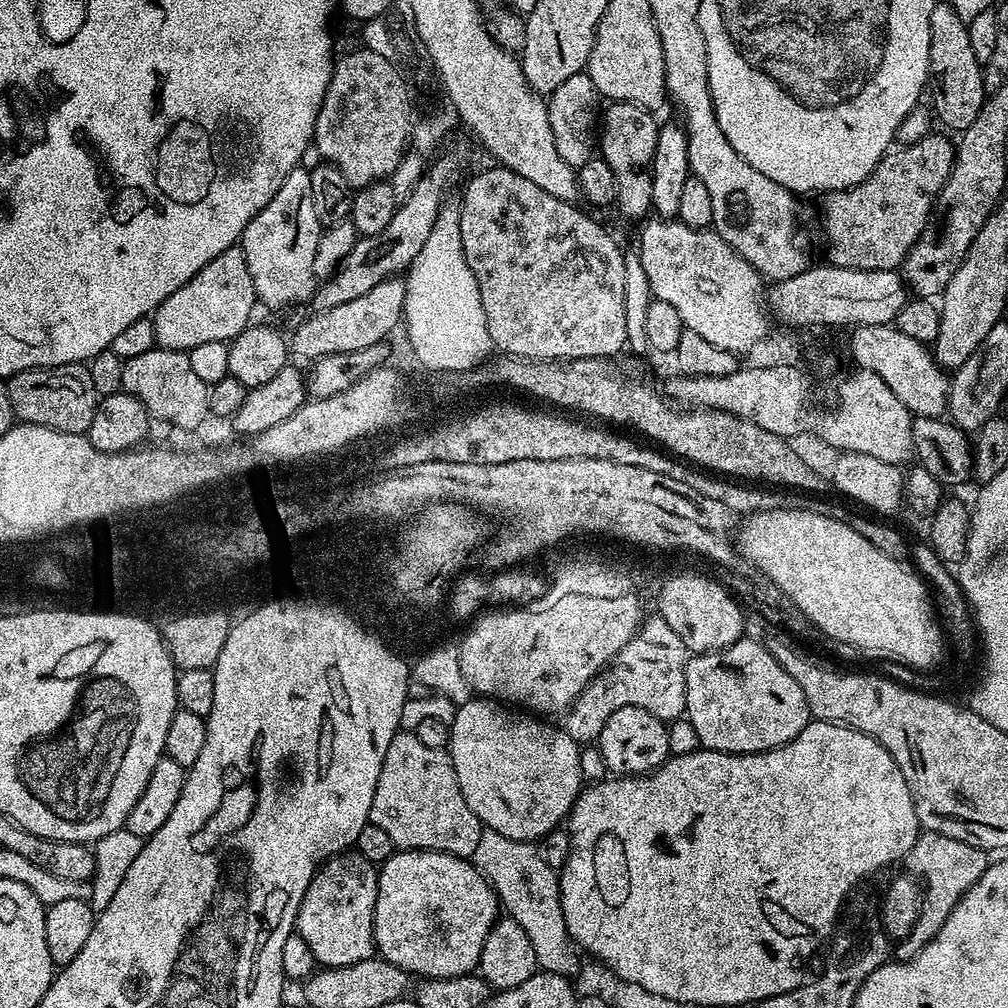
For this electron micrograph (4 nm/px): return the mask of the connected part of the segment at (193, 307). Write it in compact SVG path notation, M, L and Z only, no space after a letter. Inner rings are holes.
M233 246L214 258L186 286L174 290L156 307L151 317L156 331L156 343L161 348L188 353L202 342L230 342L253 319L252 307L257 307L254 282L246 266L244 249Z

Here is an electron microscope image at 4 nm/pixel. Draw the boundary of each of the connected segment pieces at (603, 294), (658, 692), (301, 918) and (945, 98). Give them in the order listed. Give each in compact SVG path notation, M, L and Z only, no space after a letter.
M491 166L480 172L464 188L464 201L459 201L458 215L462 226L462 250L466 254L466 262L470 270L474 270L474 278L478 282L478 294L482 294L482 310L486 310L486 326L490 330L493 345L501 353L509 356L525 356L531 360L577 360L578 358L616 358L626 348L626 313L622 303L622 294L626 290L626 266L624 265L625 249L616 245L616 240L602 228L592 217L587 216L575 203L554 198L554 194L546 194L534 182L522 178L522 174L514 174L509 168Z
M645 619L634 638L630 638L630 642L618 650L611 664L587 684L572 707L563 713L564 732L581 746L591 745L599 741L606 718L610 718L614 710L622 710L622 706L642 706L642 710L650 710L654 718L665 722L681 719L686 712L684 668L689 659L690 653L682 638L678 638L678 634L674 634L664 620Z
M349 850L341 852L339 856L332 856L320 869L314 874L314 878L310 882L310 886L306 886L306 894L302 898L302 902L298 906L298 914L296 915L295 931L304 939L306 946L310 946L310 954L316 959L317 965L326 968L341 968L342 966L350 966L354 962L362 962L363 960L373 959L376 952L376 939L374 938L374 906L378 898L378 868L377 865L370 863L366 858L362 858L359 852Z
M937 2L934 14L930 14L930 96L934 116L956 134L964 132L974 118L978 118L978 110L982 110L986 99L984 86L984 70L974 58L974 49L970 46L968 22L958 18L947 2Z

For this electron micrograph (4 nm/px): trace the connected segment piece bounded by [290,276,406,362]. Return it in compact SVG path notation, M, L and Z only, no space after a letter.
M391 276L359 298L342 302L342 306L313 311L313 316L302 321L292 336L290 334L291 351L307 362L315 362L326 354L350 354L350 350L366 350L375 344L384 344L387 336L401 327L405 298L404 280L400 276Z

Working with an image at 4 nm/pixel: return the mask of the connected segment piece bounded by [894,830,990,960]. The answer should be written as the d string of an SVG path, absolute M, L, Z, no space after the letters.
M921 831L920 837L914 842L912 849L906 857L907 871L918 878L922 885L920 898L920 913L913 929L907 937L895 945L894 956L896 960L909 960L921 952L929 942L942 930L946 918L958 906L958 902L982 878L990 863L989 853L978 846L970 846L970 842L958 842L958 838L946 838L946 834Z

